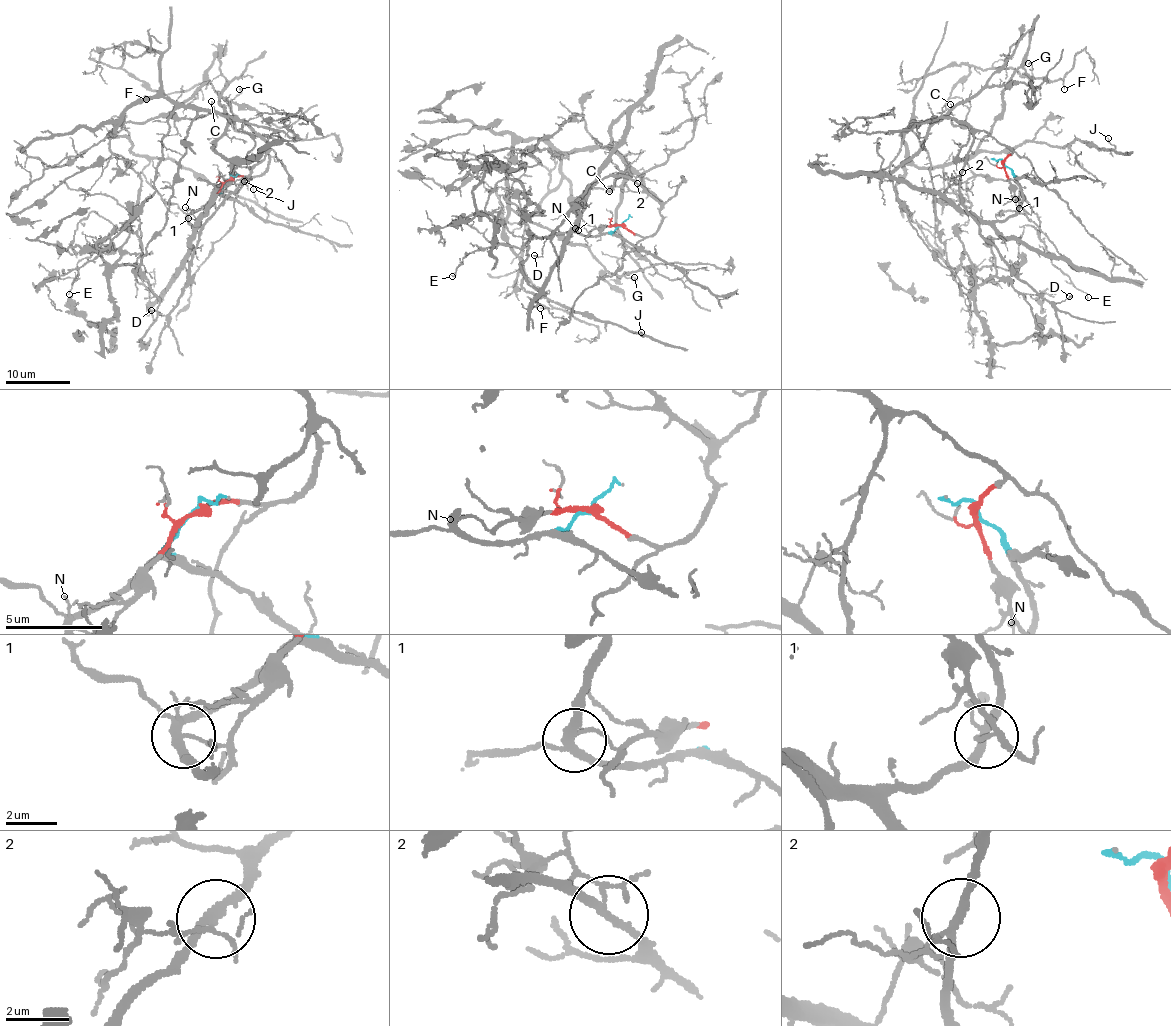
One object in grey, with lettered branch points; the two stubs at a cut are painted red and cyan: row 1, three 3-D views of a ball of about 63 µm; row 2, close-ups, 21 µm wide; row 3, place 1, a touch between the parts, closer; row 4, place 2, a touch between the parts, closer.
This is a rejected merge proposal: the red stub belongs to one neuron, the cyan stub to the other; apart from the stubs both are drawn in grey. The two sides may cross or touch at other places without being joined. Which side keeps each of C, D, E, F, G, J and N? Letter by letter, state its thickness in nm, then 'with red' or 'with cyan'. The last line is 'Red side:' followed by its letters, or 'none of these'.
C: calibre 100 nm; with cyan
D: calibre 130 nm; with red
E: calibre 100 nm; with red
F: calibre 110 nm; with red
G: calibre 130 nm; with red
J: calibre 100 nm; with red
N: calibre 110 nm; with cyan
Red side: D, E, F, G, J

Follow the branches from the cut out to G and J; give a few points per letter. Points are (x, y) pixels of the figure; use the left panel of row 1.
G: (228, 179), (266, 169), (247, 122), (151, 96), (111, 133), (208, 83), (229, 103), (238, 88)
J: (228, 179), (266, 169), (266, 143), (247, 122), (151, 96), (111, 131), (215, 187), (247, 200), (254, 188)

